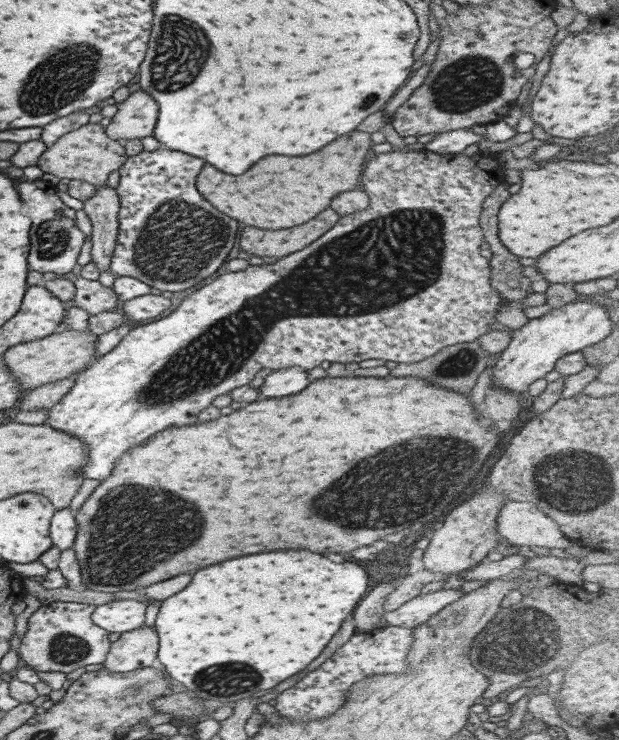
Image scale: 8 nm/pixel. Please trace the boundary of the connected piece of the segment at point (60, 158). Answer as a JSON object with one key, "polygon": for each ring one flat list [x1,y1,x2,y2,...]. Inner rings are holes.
{"polygon":[[88,122,79,126,77,130,71,130,63,136,59,136,58,140,45,148,45,152,37,158,35,165,47,174,55,174,59,179,81,180,95,186,105,185,109,172,119,170,127,157,121,142,107,137,99,123]]}

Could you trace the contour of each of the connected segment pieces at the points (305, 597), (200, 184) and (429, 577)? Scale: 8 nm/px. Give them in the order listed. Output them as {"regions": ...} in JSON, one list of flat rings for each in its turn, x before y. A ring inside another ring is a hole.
{"regions":[[[281,550,281,552,267,552,267,554,249,554,241,558,233,558,227,562,219,562,215,566,207,566,193,574,191,582,171,598,165,598,159,606,157,618,155,618,155,632,159,636,159,652,157,658,163,664,169,677,189,689,189,693,212,704,235,703,237,700,256,696,267,688,273,688,275,684,283,682,285,678,293,676,297,670,303,670,313,658,319,656,319,652,325,648,325,644,331,640,331,636,339,630,341,622,351,614,359,598,365,594,365,570,351,562,329,562,321,554,313,554,309,550]],[[362,131,349,132,341,138,335,138,325,148,301,158,265,156,261,158,261,164,255,162,241,176,229,176,205,164,195,177,195,186,197,192,213,208,227,214,243,226,255,226,263,230,291,228,311,220,315,214,325,210,333,196,359,186,363,164,371,153,369,135]],[[427,569,417,571,413,575,404,575,398,580,397,584,393,586,393,590,385,596,385,600,383,600,383,610,389,612,395,610,395,608,399,608,399,606,405,604,407,600,411,600,414,596,419,595,419,590,421,590,424,584,438,580,440,576,440,573,434,573]]]}

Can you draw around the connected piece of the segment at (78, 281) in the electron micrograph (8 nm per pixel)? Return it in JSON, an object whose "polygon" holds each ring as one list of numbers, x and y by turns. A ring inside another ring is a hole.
{"polygon":[[82,277,73,278,74,302,89,315,111,311,117,305,118,299,112,288,102,286,98,281]]}

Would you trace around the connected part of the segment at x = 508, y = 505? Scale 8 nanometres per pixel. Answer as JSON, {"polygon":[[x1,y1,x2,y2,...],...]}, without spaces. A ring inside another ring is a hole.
{"polygon":[[507,500,499,508,495,526,498,536,507,540,512,545,517,546,543,546,543,548,562,548,565,549,571,545,568,539,557,527,555,517,550,513,545,513,535,506,532,502,519,502]]}

